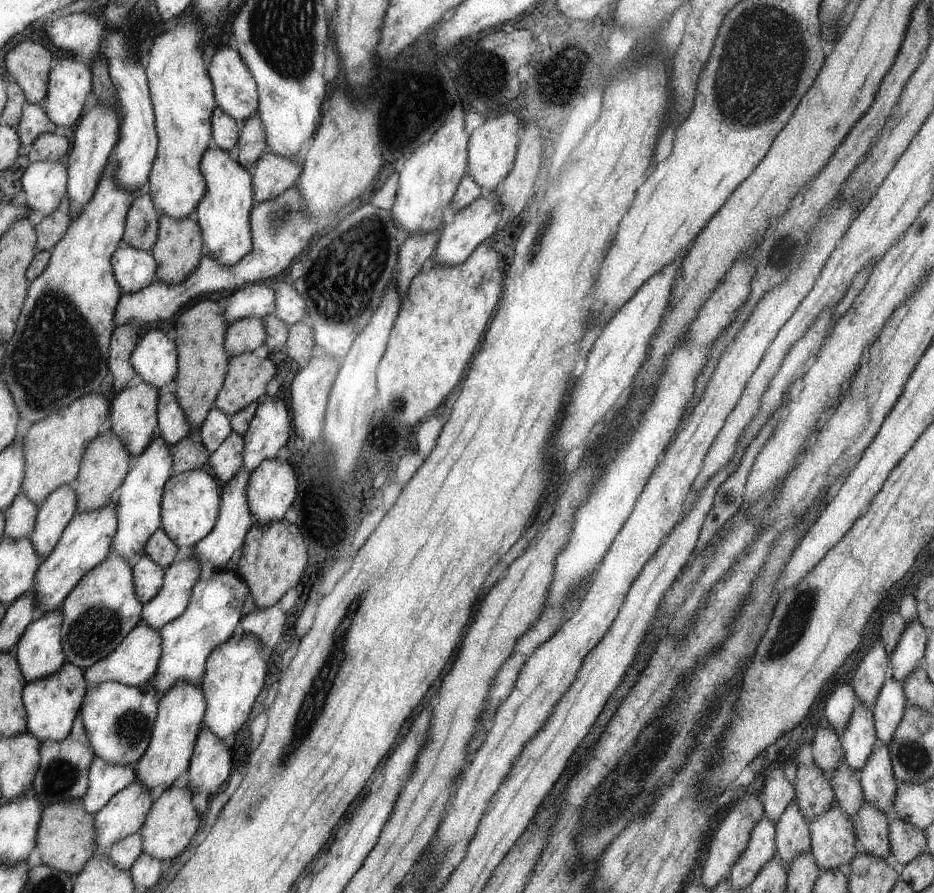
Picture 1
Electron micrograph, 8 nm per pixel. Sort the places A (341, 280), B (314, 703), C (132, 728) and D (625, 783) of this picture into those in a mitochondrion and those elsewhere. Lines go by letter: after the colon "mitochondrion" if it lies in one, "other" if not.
A: mitochondrion
B: mitochondrion
C: mitochondrion
D: mitochondrion

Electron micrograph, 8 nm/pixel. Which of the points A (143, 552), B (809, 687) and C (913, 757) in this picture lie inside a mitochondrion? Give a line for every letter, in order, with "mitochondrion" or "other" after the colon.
A: other
B: other
C: mitochondrion

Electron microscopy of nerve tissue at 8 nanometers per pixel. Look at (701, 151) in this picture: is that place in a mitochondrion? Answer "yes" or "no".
no

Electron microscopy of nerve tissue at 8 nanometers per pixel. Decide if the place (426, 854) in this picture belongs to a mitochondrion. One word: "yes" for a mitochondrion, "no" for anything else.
no

